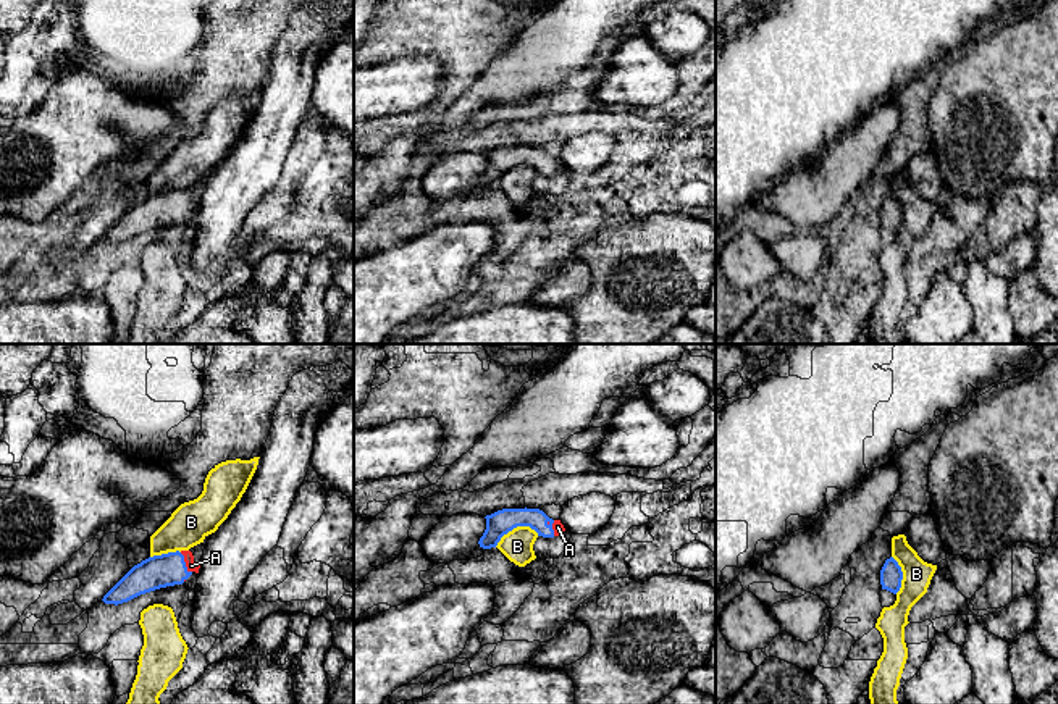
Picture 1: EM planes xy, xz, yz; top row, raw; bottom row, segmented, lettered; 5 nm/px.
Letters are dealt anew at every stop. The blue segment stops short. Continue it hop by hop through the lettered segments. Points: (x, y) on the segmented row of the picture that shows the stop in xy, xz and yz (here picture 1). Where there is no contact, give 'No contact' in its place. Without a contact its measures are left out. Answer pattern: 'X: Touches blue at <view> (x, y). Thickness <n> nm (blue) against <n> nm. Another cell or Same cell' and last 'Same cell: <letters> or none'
A: Touches blue at xy (184, 562). Thickness 160 nm (blue) against 50 nm. Same cell
B: Touches blue at xz (516, 527). Thickness 120 nm (blue) against 160 nm. Another cell
Same cell: A

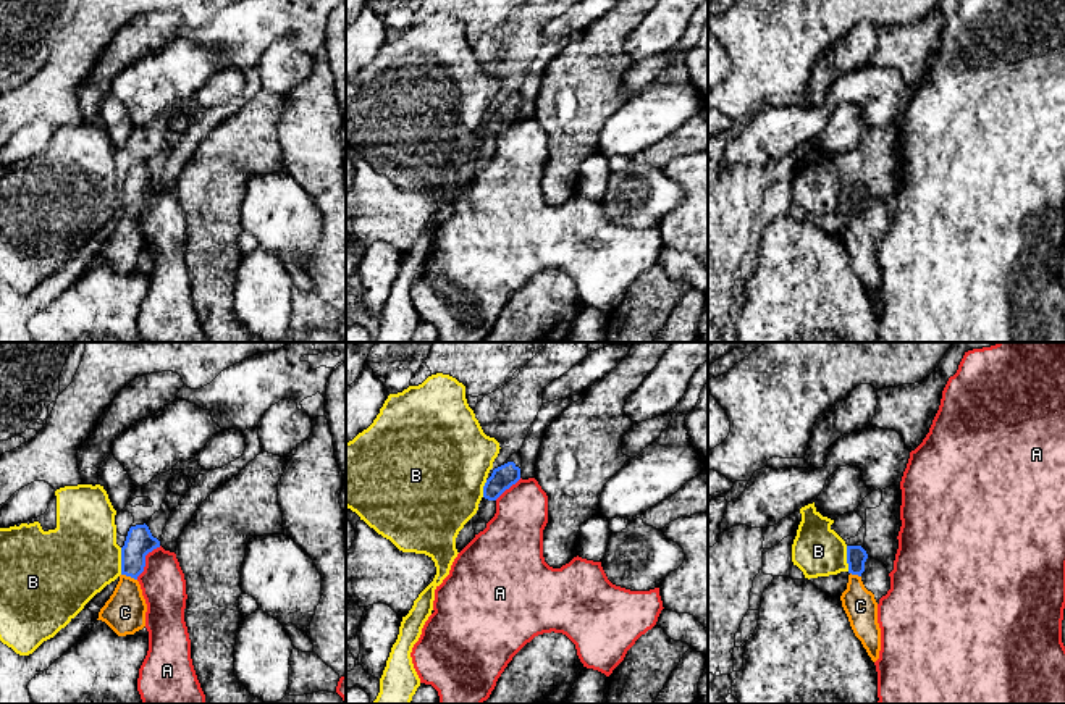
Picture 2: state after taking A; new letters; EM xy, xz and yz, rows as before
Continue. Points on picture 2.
A: Touches blue at xy (144, 561). Thickness 140 nm (blue) against 220 nm. Another cell
B: Touches blue at xy (122, 561). Thickness 140 nm (blue) against 380 nm. Another cell
C: Touches blue at xy (130, 575). Thickness 140 nm (blue) against 200 nm. Same cell
Same cell: C

